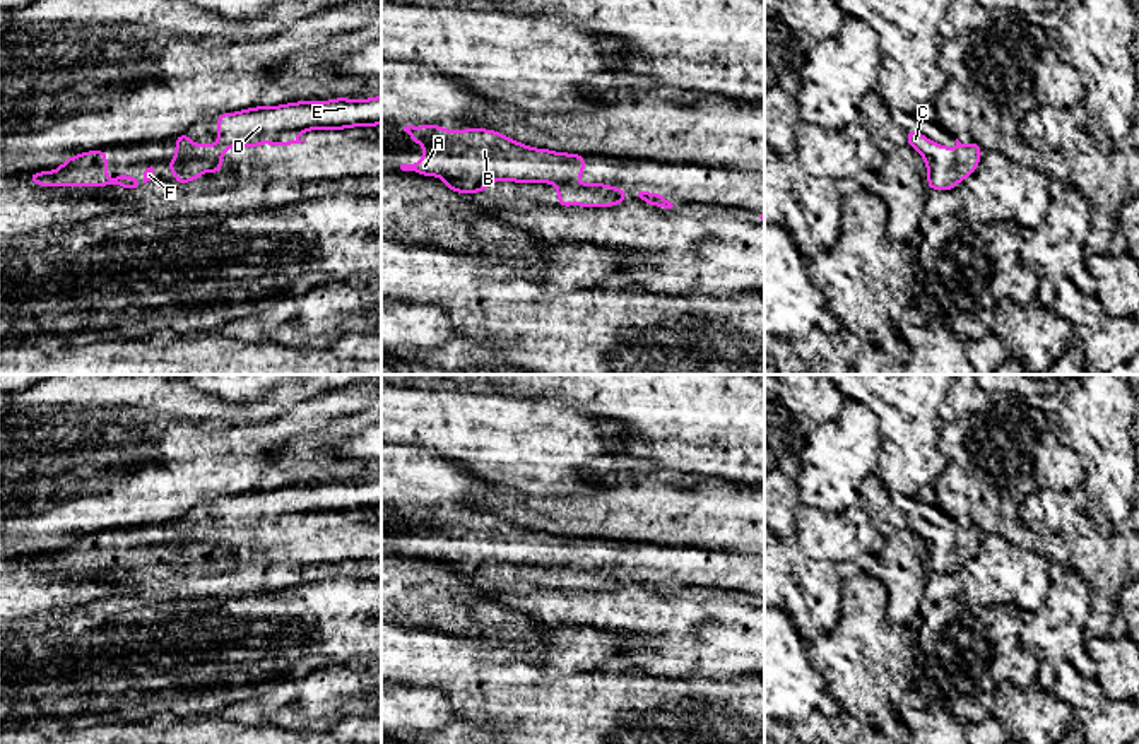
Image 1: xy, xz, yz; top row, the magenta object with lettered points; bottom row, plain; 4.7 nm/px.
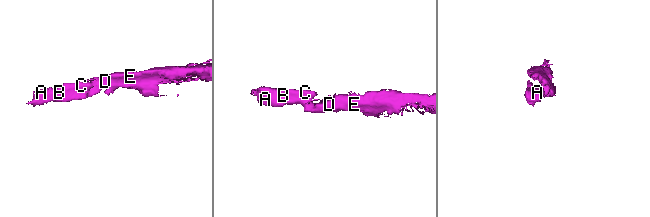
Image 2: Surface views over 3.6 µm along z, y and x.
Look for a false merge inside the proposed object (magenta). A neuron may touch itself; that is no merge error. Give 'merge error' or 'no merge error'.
no merge error

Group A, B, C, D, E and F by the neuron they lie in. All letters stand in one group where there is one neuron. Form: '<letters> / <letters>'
A B C D E F

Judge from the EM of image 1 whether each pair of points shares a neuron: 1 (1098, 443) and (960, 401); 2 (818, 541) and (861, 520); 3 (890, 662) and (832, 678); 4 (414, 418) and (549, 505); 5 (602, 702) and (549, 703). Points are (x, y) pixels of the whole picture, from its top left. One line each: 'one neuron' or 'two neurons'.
1: two neurons
2: one neuron
3: one neuron
4: two neurons
5: one neuron

